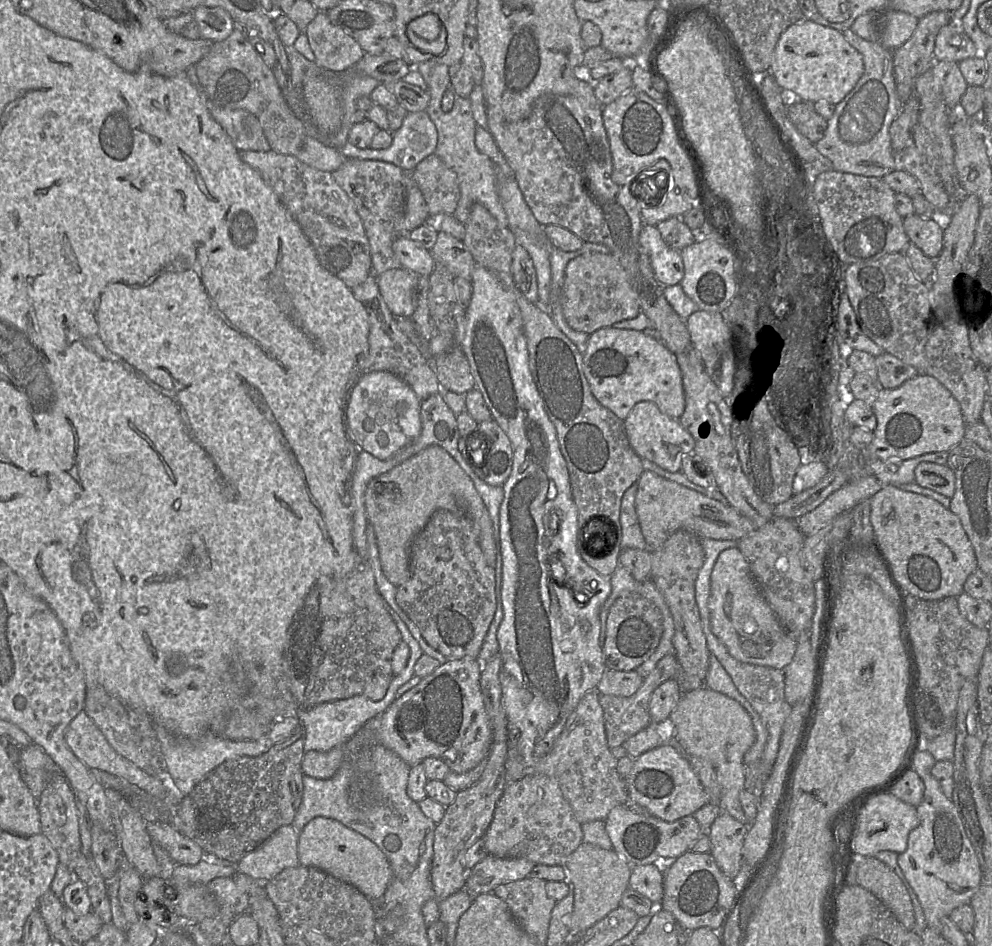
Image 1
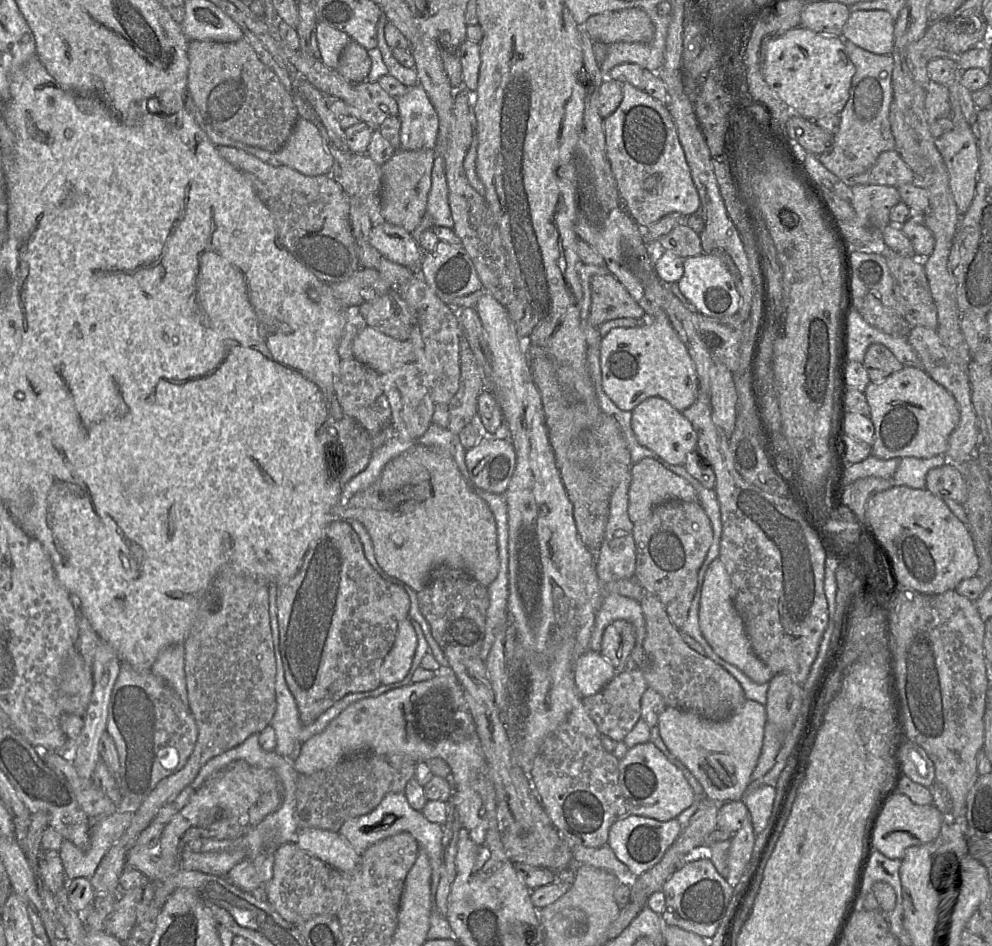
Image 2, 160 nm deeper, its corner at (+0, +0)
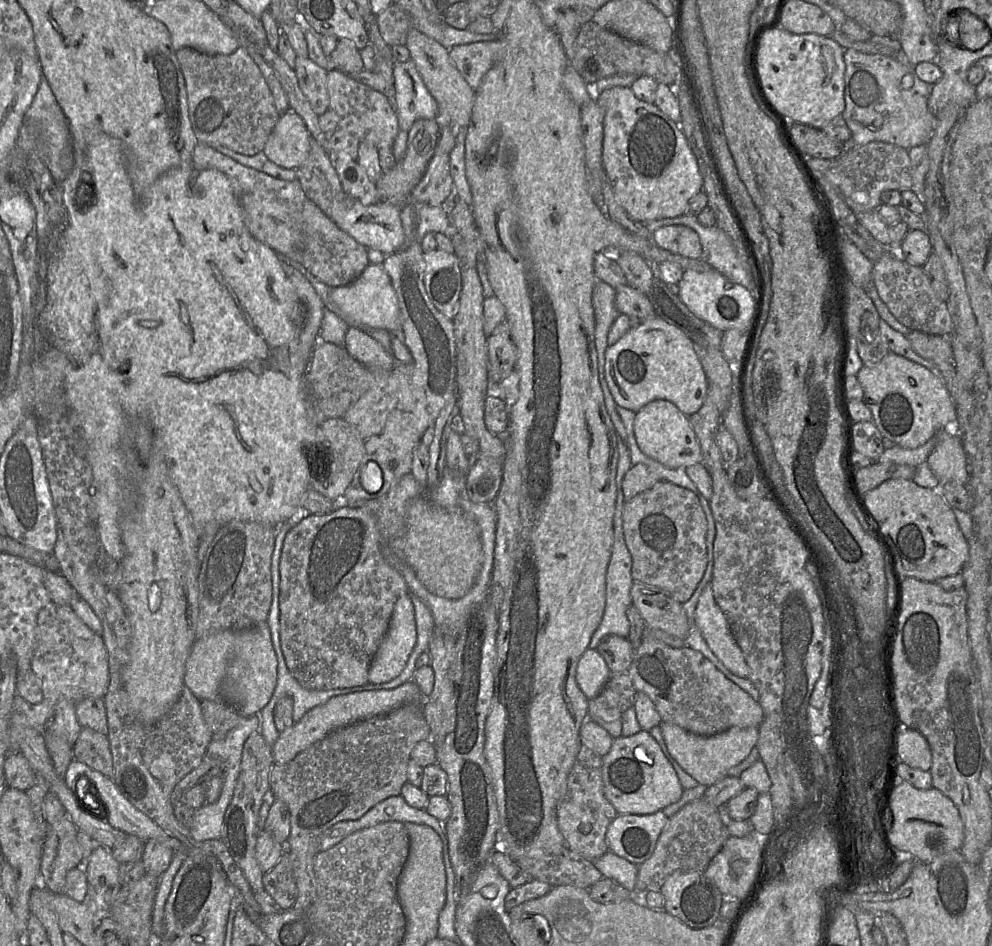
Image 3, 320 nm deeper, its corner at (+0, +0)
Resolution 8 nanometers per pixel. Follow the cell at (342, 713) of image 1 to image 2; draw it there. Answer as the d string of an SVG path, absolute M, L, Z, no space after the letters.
M275 583L269 584L269 615L270 615L270 628L271 628L271 634L272 634L272 642L273 642L273 650L274 650L274 657L275 657L275 664L276 664L276 676L275 676L275 698L276 698L276 710L274 713L274 716L269 724L270 727L272 727L276 734L276 747L275 747L275 753L282 756L282 757L288 757L290 753L293 750L294 744L296 742L300 742L302 744L303 742L307 741L309 738L313 737L314 735L321 733L328 724L336 718L343 710L345 710L349 705L351 705L354 702L357 702L359 700L362 700L364 698L368 697L377 697L383 693L386 693L392 689L401 688L404 686L407 686L411 683L411 678L416 671L416 669L419 667L419 664L421 663L422 658L424 655L429 652L429 646L427 643L427 640L425 638L425 635L423 633L423 630L419 623L416 621L412 621L413 627L415 629L415 633L417 636L417 648L412 660L411 667L406 675L406 677L396 683L388 684L388 685L380 685L375 690L366 691L366 692L355 692L355 693L349 693L345 695L343 698L335 702L330 708L328 708L326 711L324 711L311 725L304 726L299 718L299 711L298 707L295 701L295 698L293 697L292 693L290 692L286 680L285 680L285 673L283 669L283 664L281 660L280 655L280 638L279 638L279 629L278 629L278 617L277 617L277 604L276 604L276 595L277 595L277 585Z

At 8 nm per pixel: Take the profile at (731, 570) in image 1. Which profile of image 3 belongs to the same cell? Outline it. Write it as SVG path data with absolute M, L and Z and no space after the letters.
M711 581L699 597L695 622L707 645L723 665L736 676L748 679L749 666L724 613L714 599Z

